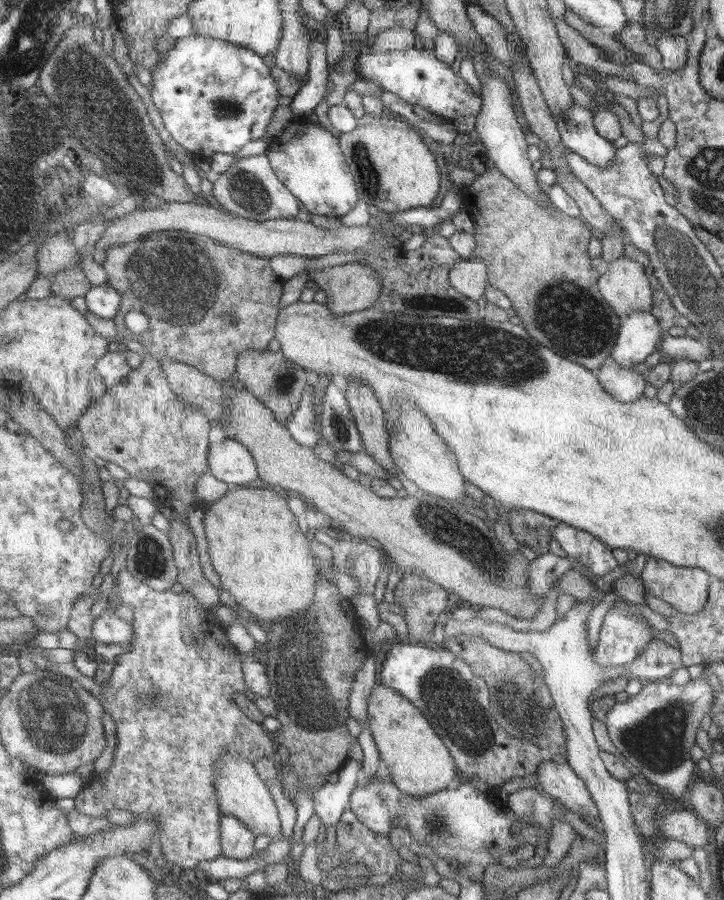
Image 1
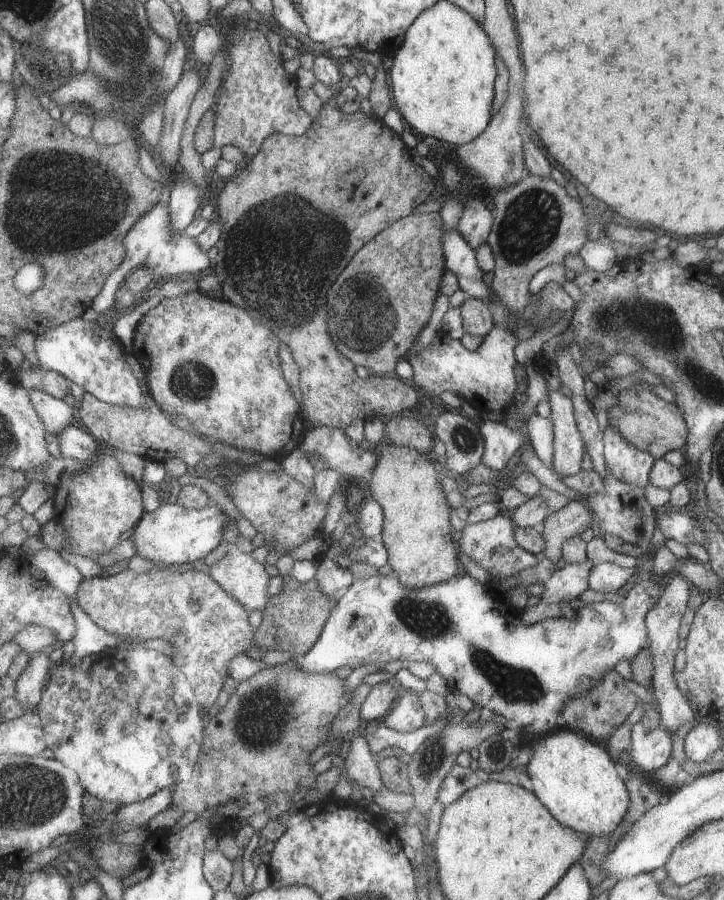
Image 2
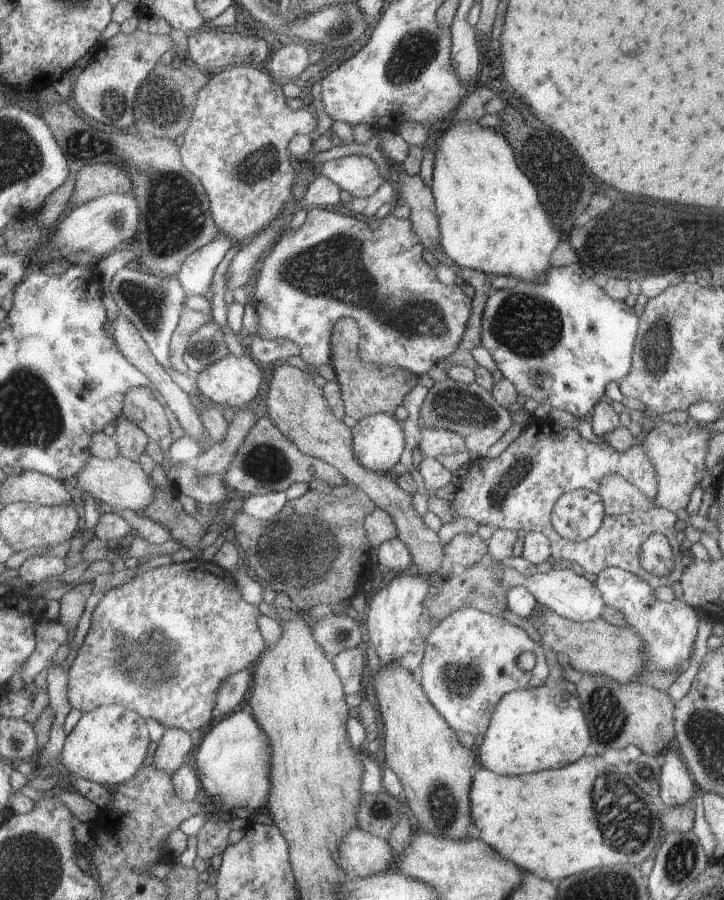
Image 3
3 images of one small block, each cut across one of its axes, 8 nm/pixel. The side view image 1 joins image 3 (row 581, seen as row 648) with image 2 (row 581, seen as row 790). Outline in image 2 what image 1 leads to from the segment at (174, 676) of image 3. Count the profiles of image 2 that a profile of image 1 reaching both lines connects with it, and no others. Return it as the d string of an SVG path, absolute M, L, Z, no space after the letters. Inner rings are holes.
M153 568L147 574L137 574L133 570L123 572L103 572L101 576L85 578L77 592L77 604L93 618L95 624L101 628L123 636L131 644L143 644L151 638L165 638L175 648L175 662L179 668L189 676L191 684L195 686L195 694L203 706L203 710L209 710L225 690L225 682L231 674L231 662L239 658L245 650L255 646L257 630L249 624L249 610L235 600L215 578L207 572L201 572L199 568L189 572L171 572L167 568Z

